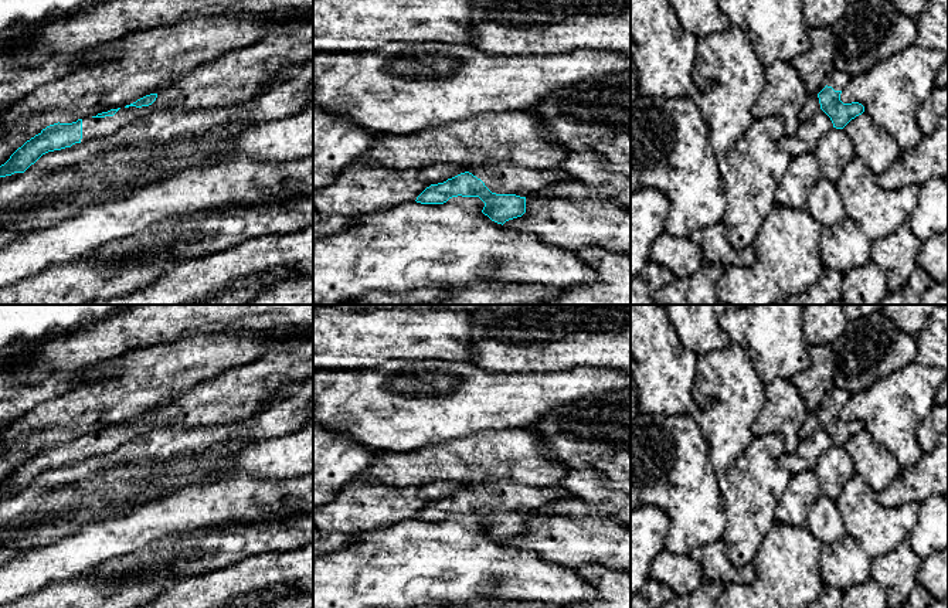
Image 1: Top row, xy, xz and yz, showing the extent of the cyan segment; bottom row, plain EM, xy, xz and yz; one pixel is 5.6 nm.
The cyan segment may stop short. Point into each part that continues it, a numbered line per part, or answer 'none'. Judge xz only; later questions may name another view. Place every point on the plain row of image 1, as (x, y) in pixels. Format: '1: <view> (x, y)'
1: xz (502, 495)

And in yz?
1: yz (836, 397)

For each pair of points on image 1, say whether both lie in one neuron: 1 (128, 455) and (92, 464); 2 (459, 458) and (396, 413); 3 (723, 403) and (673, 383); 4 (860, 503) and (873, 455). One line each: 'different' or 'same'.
1: same
2: different
3: different
4: different

